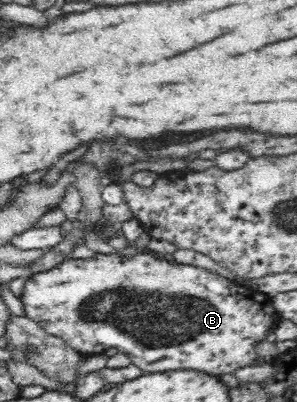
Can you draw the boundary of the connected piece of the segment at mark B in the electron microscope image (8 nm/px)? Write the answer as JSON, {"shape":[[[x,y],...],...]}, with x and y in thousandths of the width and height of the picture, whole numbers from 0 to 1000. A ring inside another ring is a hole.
{"shape":[[[498,624],[475,627],[451,642],[418,642],[397,632],[337,632],[310,647],[226,647],[168,672],[121,679],[84,697],[81,721],[61,739],[74,749],[81,786],[121,801],[162,831],[209,843],[249,871],[290,883],[340,883],[367,866],[397,866],[404,878],[424,878],[438,888],[441,905],[471,915],[488,928],[549,928],[593,920],[653,920],[704,933],[774,930],[808,915],[835,910],[865,891],[859,871],[862,846],[892,846],[896,826],[926,816],[943,794],[923,769],[919,746],[848,716],[822,716],[801,704],[781,704],[764,692],[734,687],[660,662],[633,657],[572,657],[559,647],[519,642]]]}

